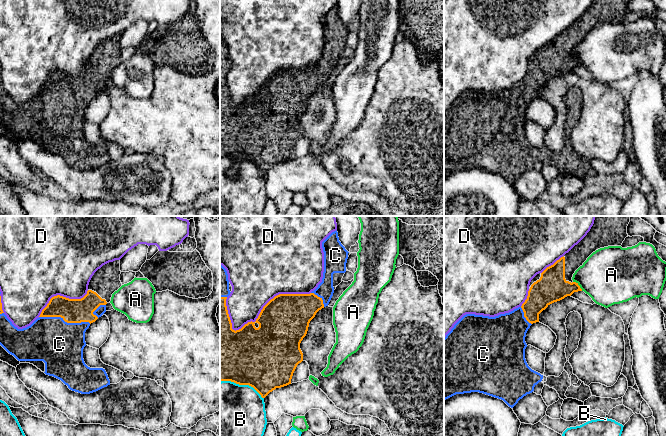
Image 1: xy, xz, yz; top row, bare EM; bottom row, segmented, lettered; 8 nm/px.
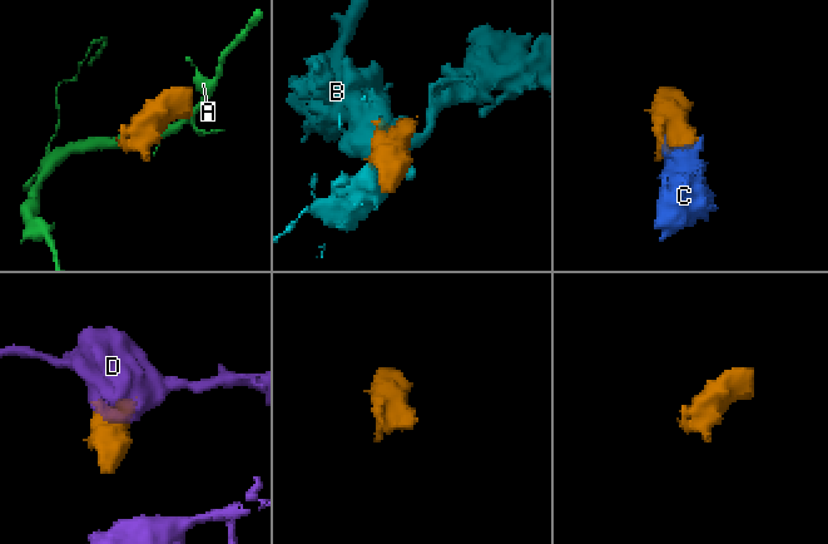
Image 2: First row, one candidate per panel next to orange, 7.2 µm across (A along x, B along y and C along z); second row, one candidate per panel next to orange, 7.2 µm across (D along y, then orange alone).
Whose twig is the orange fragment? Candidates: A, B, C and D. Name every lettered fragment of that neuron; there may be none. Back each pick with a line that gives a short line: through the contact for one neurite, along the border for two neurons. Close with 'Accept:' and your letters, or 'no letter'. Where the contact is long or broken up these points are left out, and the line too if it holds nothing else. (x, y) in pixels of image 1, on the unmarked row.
Accept: C

